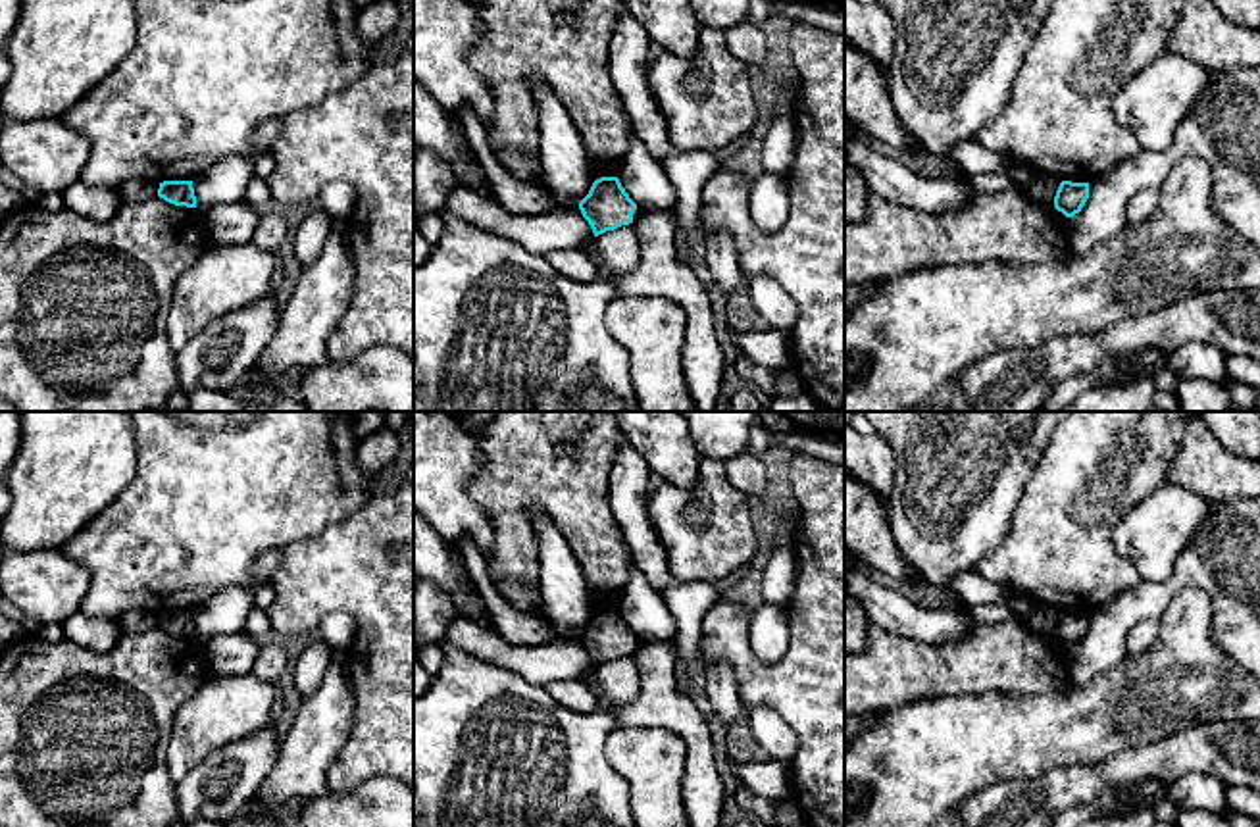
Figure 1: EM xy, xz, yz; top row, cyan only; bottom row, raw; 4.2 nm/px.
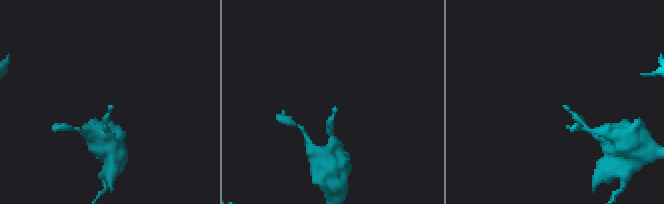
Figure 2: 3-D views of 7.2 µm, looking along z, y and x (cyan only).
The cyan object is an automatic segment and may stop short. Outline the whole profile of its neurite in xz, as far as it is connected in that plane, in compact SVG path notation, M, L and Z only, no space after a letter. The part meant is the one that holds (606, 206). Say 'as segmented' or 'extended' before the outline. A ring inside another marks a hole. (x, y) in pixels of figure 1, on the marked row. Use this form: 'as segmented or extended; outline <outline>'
as segmented; outline M600 177L579 202L583 217L594 237L633 223L637 204L629 198L617 177Z

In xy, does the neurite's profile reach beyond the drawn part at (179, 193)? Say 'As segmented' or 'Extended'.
As segmented

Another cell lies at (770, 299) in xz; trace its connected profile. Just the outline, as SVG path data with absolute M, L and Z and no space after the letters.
M748 275L746 287L754 308L768 321L769 329L791 329L794 325L798 310L775 279Z

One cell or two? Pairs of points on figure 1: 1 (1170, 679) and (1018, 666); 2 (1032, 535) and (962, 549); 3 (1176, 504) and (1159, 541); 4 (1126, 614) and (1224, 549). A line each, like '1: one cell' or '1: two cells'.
1: two cells
2: two cells
3: one cell
4: one cell

